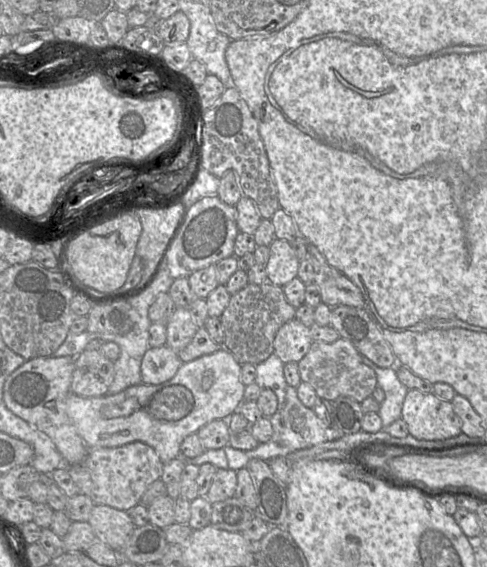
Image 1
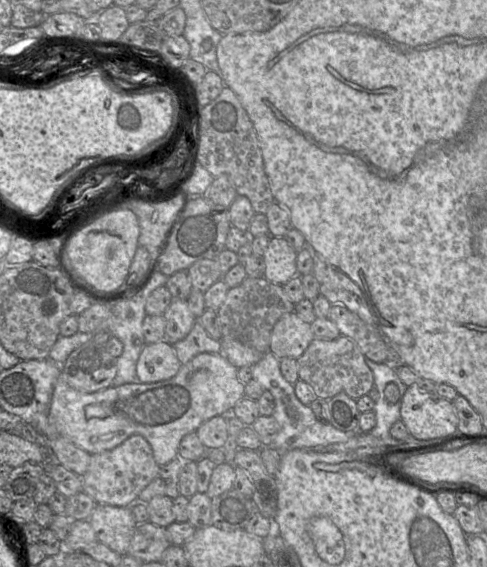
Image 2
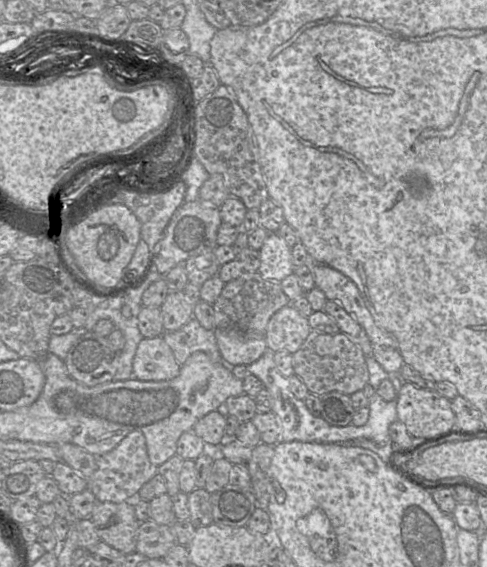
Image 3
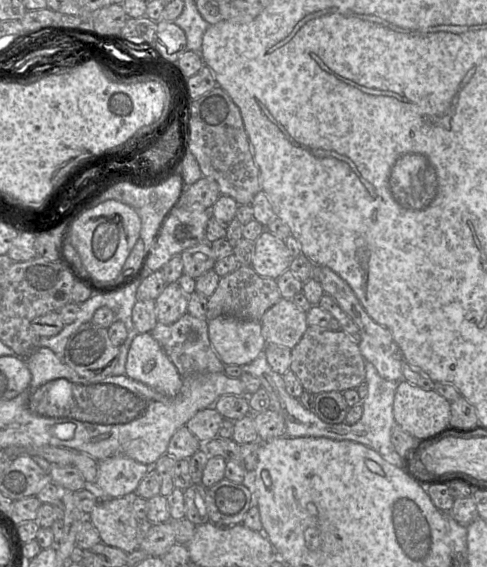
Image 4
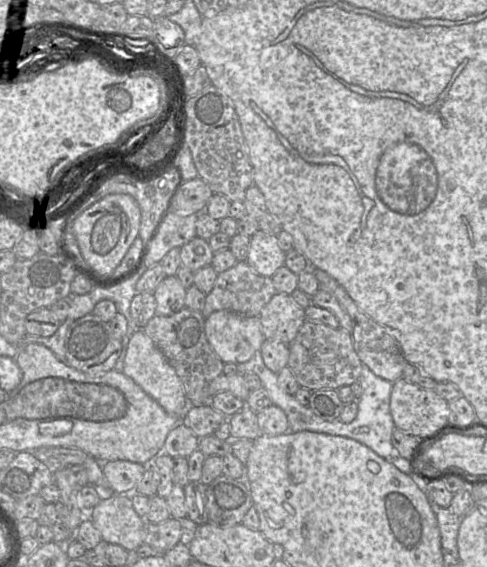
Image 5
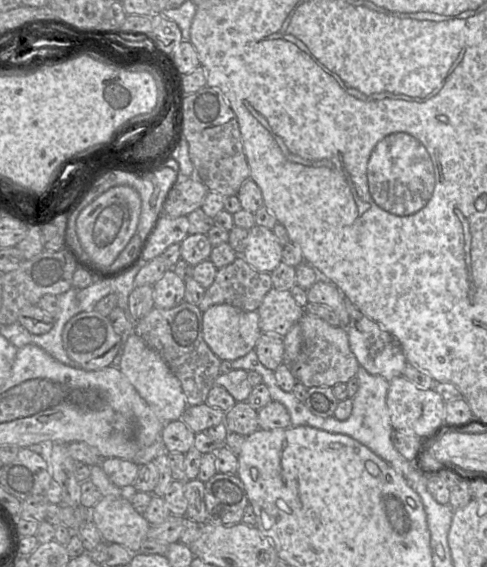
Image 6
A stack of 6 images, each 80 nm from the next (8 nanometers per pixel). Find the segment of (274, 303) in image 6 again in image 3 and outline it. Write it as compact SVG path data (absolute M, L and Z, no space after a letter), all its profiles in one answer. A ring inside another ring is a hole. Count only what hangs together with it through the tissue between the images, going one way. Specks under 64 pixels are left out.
M292 304L279 309L269 320L265 340L268 350L295 353L304 343L312 328L308 317L301 314Z

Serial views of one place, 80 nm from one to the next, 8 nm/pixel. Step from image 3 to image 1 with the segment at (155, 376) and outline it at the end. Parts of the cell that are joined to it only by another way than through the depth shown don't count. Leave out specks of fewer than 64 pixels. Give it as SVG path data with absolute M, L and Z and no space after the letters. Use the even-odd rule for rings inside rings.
M169 346L149 347L141 361L142 383L156 385L170 380L181 363L177 352Z

